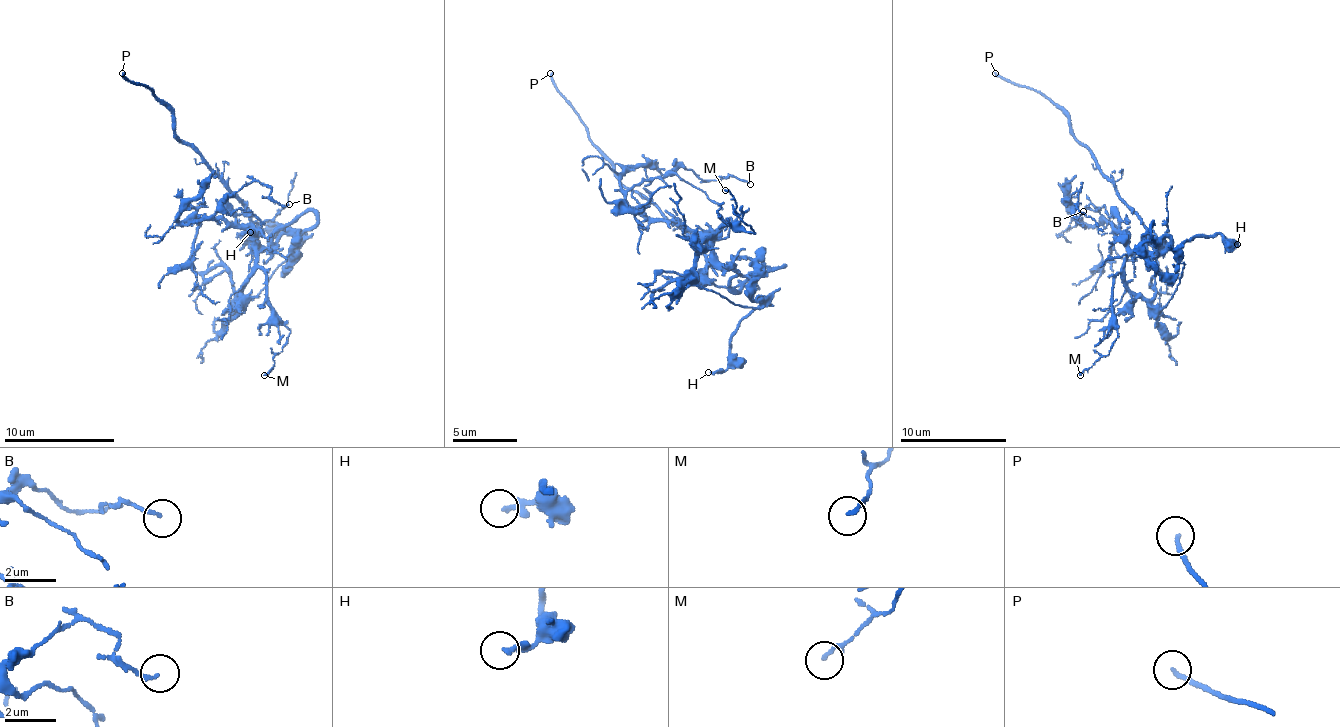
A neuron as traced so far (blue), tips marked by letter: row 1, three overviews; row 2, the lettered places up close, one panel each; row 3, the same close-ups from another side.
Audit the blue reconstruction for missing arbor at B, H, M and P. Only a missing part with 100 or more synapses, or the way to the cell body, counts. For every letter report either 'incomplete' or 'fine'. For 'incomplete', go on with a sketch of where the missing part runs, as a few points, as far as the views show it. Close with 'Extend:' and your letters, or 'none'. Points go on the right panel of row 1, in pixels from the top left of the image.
B: fine
H: fine
M: fine
P: incomplete; course (995, 73), (978, 62), (957, 59), (917, 82)
Extend: P

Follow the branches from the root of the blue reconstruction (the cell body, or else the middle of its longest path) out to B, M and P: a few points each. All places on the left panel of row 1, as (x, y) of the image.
B: (252, 215), (246, 204), (241, 213), (181, 223), (209, 218), (247, 182), (261, 182), (275, 201), (289, 204)
M: (252, 215), (255, 260), (266, 271), (266, 305), (288, 329), (283, 349), (264, 375)
P: (252, 215), (227, 188), (224, 180), (178, 138), (176, 116), (143, 85), (130, 81), (122, 73)

